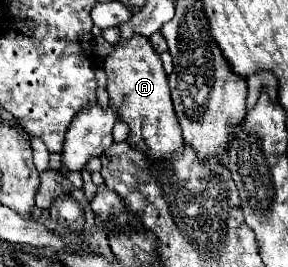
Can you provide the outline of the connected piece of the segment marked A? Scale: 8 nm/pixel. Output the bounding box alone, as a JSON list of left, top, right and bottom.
[103,33,183,161]

